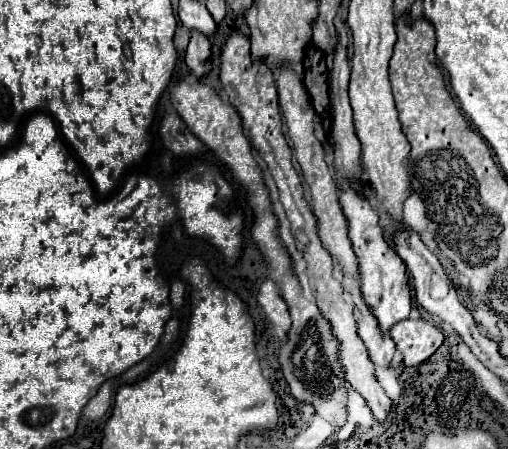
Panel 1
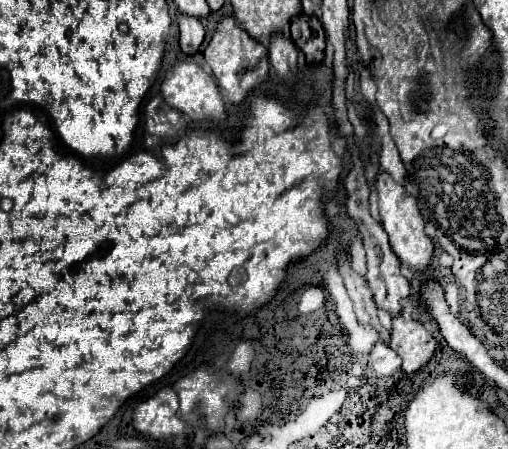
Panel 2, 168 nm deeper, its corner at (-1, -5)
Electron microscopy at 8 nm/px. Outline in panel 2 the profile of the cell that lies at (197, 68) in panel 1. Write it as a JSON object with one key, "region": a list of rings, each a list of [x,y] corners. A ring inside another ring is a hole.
{"region":[[[177,14],[179,22],[179,46],[185,54],[195,54],[205,38],[205,28],[199,18],[189,18],[185,14]]]}

